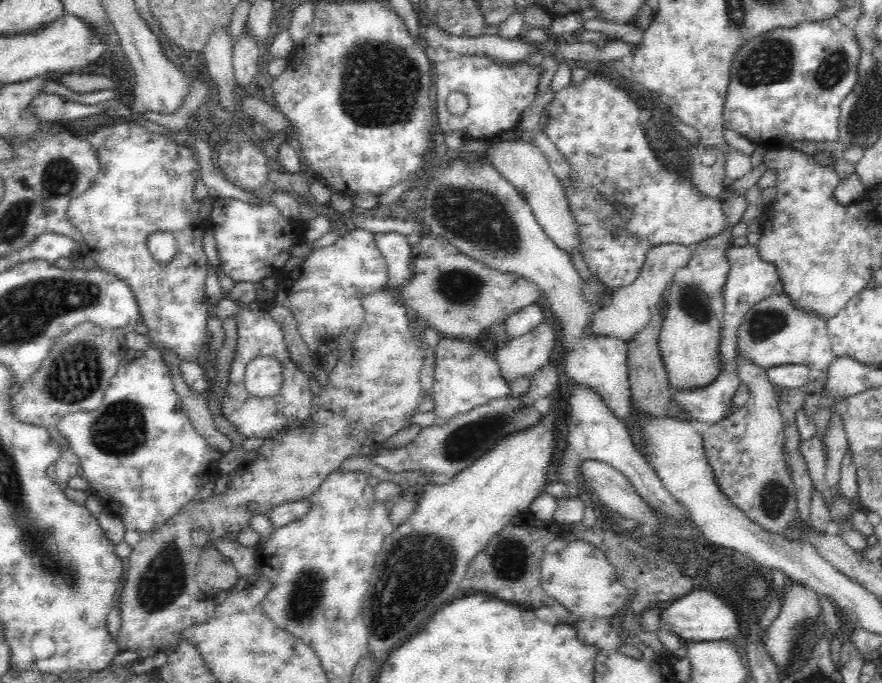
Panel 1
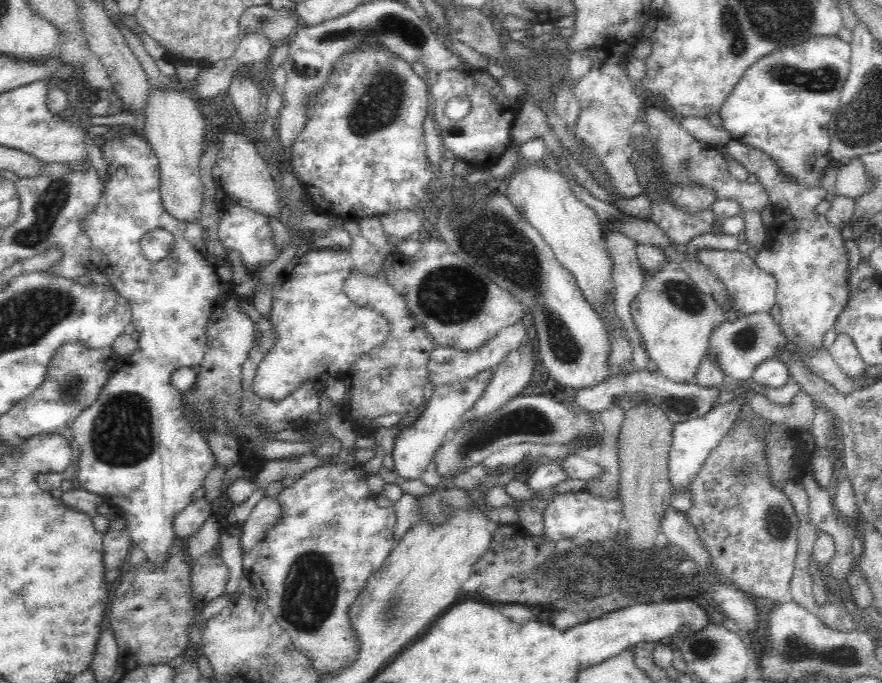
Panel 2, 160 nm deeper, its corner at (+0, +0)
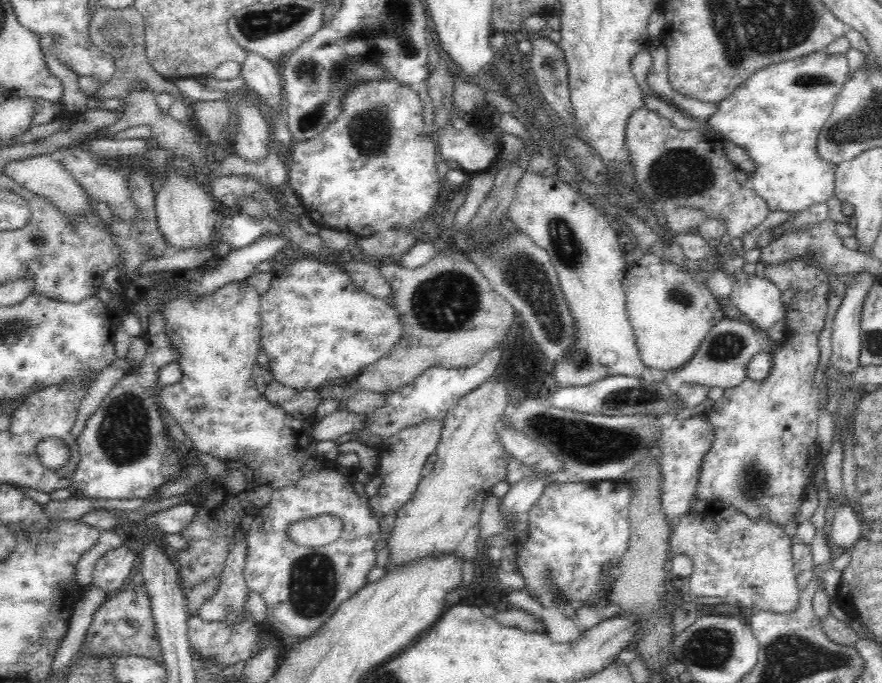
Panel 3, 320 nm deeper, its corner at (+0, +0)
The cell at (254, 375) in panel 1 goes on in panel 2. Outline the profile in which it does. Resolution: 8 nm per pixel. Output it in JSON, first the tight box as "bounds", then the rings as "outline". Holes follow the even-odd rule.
{"bounds":[253,222,391,400],"outline":[[[345,222],[344,228],[352,239],[352,246],[348,252],[336,249],[313,250],[307,247],[306,251],[294,258],[279,275],[277,286],[272,292],[270,316],[266,316],[276,331],[276,342],[258,365],[253,380],[254,392],[261,398],[282,400],[292,394],[305,380],[315,384],[326,380],[328,375],[336,377],[358,362],[360,356],[382,346],[390,334],[391,324],[387,319],[381,318],[379,313],[366,307],[354,305],[351,298],[344,293],[345,280],[351,274],[350,268],[357,268],[364,275],[382,276],[382,266],[385,261],[384,256],[362,237],[358,223]]]}

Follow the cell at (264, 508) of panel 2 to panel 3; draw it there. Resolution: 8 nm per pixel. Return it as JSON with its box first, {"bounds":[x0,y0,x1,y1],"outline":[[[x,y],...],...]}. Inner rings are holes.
{"bounds":[197,529,250,625],"outline":[[[246,529],[238,539],[220,570],[216,592],[199,608],[197,615],[204,621],[235,625],[245,619],[244,604],[250,593],[244,576]]]}

